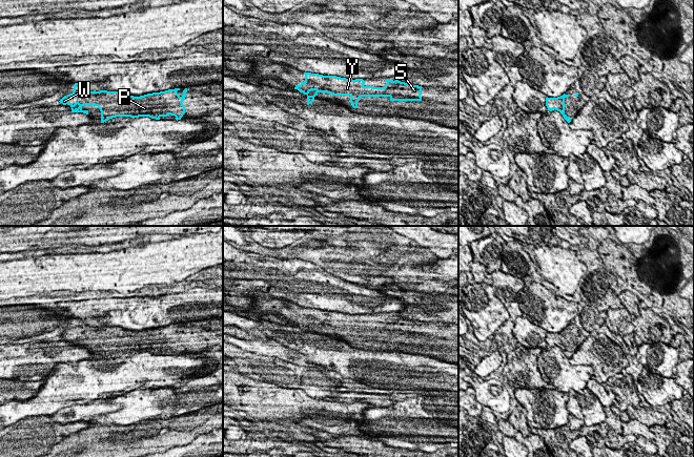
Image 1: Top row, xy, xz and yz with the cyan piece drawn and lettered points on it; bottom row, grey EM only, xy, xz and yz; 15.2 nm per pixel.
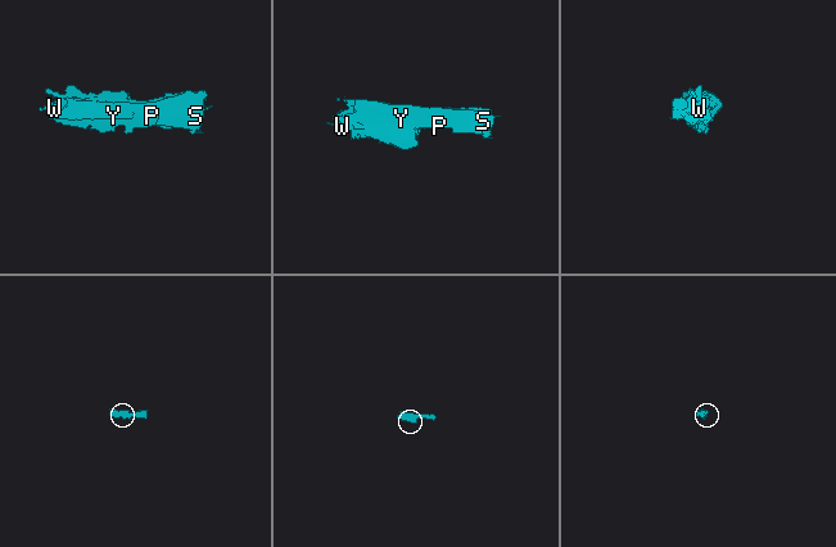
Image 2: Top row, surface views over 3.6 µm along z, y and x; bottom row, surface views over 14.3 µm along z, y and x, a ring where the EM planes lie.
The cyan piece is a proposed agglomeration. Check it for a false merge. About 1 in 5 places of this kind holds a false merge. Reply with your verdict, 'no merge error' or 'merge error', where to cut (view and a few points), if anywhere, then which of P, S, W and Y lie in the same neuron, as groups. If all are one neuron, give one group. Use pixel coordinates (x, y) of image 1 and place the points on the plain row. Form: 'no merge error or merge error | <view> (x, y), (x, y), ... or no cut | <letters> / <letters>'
no merge error | no cut | P S W Y

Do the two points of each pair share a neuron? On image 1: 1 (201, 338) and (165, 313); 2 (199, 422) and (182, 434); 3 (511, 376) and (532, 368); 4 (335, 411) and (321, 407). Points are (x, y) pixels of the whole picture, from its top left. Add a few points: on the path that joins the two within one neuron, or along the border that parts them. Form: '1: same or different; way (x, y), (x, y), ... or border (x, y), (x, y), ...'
1: different; border (194, 320), (184, 323)
2: same; way (195, 423), (186, 430)
3: same; way (516, 371), (527, 368)
4: same; way (332, 411), (327, 411), (324, 408)

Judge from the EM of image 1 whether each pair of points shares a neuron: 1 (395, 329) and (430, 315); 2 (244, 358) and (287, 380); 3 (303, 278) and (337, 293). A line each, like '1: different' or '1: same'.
1: different
2: same
3: same

